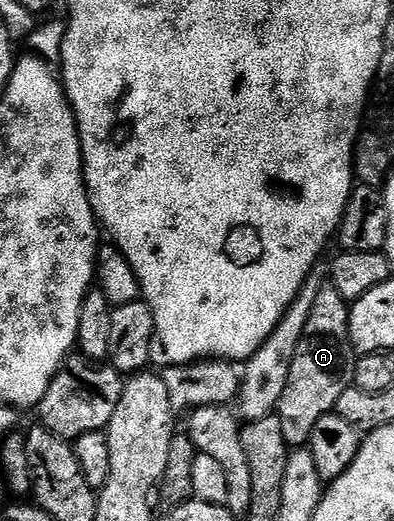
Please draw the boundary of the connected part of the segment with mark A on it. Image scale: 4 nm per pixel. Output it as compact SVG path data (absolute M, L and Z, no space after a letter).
M332 285L323 286L321 293L316 297L316 305L312 305L312 317L308 317L308 325L304 325L304 337L300 337L300 345L296 345L296 357L292 357L288 385L284 385L284 393L276 408L287 448L302 449L309 444L316 421L331 414L336 401L340 401L340 393L352 386L355 362L356 352L350 343L350 303L344 297L340 297L340 293L336 293Z

